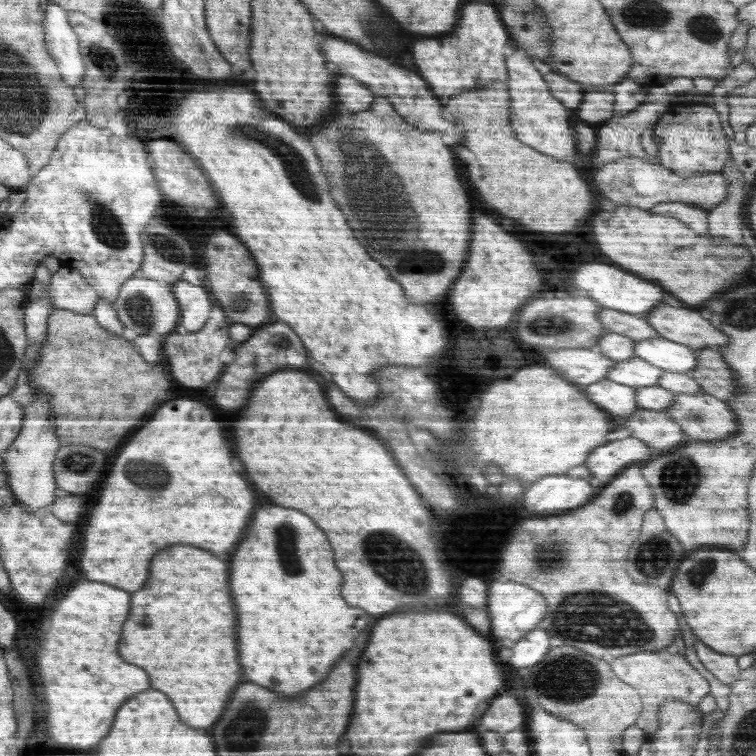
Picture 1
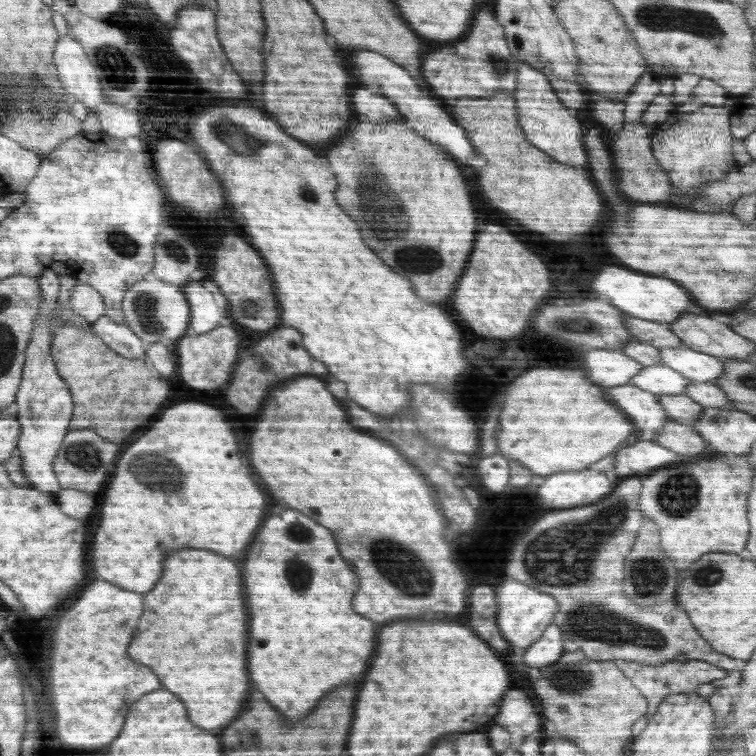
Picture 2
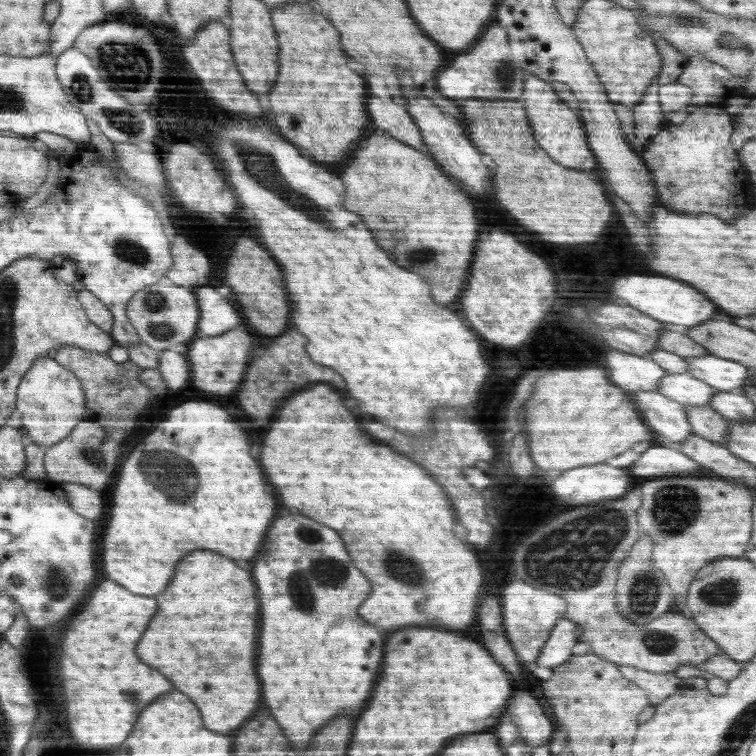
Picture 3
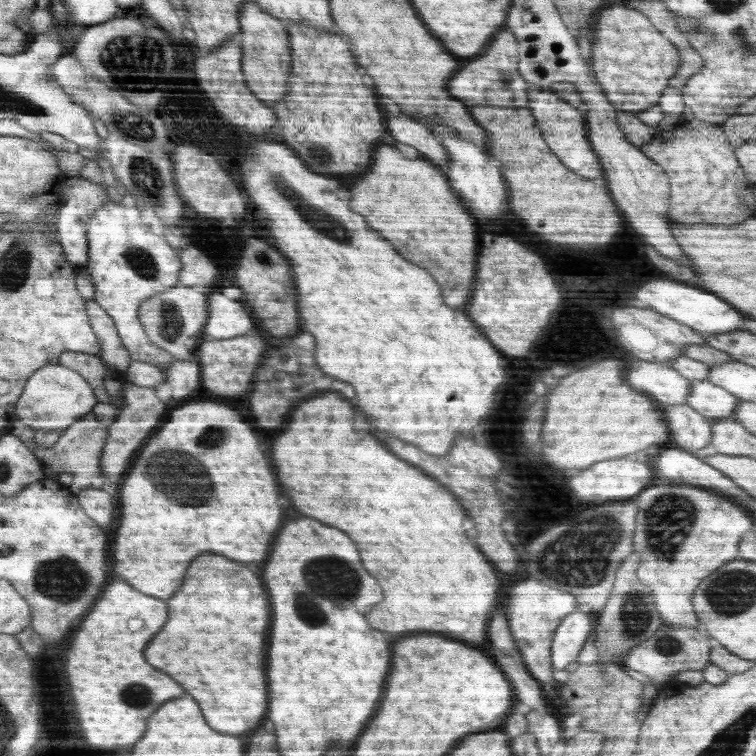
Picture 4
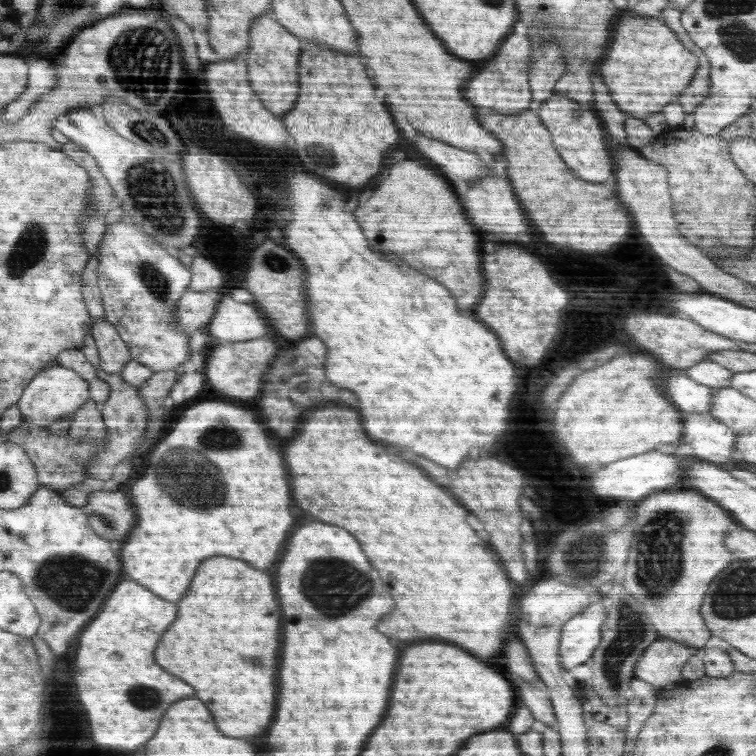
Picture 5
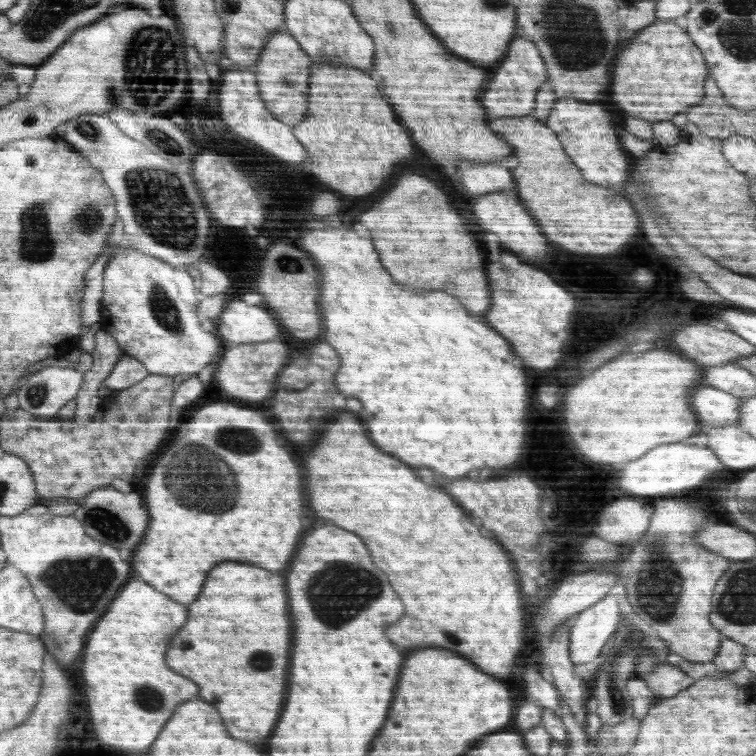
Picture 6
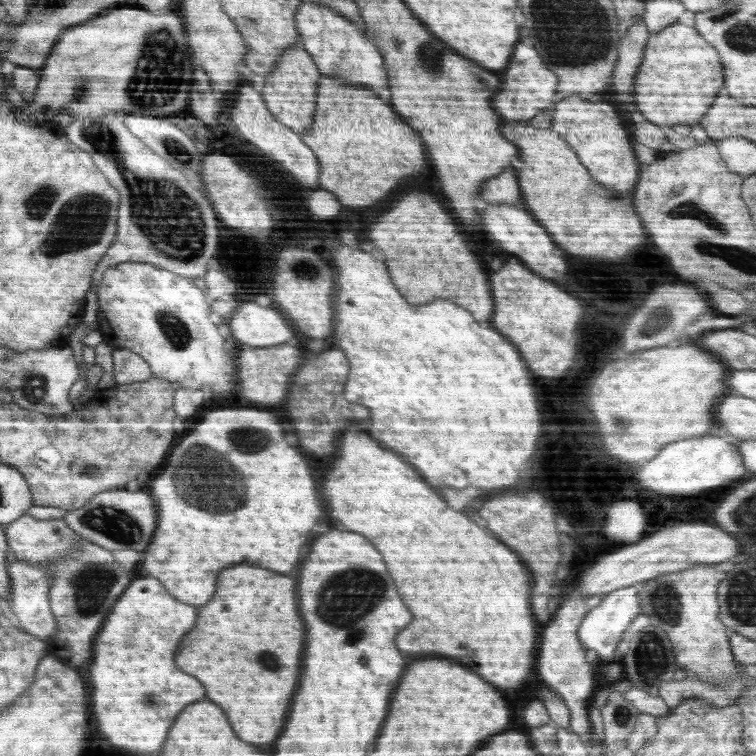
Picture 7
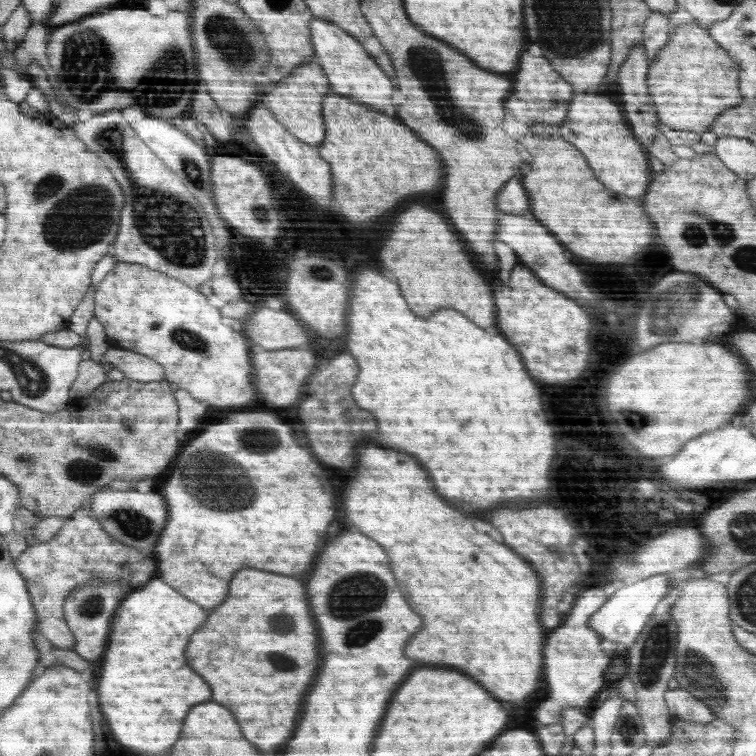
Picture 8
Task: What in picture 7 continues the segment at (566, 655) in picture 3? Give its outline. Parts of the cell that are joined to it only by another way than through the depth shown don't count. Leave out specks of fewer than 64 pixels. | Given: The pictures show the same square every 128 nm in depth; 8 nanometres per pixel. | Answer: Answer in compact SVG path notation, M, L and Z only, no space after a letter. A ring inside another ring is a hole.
M638 583L630 585L608 594L594 610L586 613L584 620L578 628L578 641L586 650L594 650L598 661L610 661L614 657L616 645L622 639L623 633L626 633L630 623L638 614L640 614L640 604L638 604Z

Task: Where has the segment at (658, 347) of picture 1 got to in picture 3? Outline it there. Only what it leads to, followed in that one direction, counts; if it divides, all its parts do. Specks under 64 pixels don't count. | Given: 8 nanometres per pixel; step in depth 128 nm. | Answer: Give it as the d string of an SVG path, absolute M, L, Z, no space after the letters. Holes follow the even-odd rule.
M714 355L684 358L687 372L716 390L742 392L752 369L746 365Z

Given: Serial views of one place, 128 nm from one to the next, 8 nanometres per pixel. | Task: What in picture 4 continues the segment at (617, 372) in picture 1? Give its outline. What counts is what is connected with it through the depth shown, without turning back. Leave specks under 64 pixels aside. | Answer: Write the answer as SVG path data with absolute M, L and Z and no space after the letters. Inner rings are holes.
M708 380L691 381L690 394L685 403L710 419L733 418L733 410L740 398Z

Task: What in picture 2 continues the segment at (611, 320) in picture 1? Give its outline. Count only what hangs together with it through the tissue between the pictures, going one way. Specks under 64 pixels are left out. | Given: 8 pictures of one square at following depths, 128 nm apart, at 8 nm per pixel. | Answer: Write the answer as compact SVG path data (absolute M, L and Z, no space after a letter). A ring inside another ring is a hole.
M628 315L623 323L634 339L658 349L684 347L681 340L670 330L669 323L647 321L632 315Z

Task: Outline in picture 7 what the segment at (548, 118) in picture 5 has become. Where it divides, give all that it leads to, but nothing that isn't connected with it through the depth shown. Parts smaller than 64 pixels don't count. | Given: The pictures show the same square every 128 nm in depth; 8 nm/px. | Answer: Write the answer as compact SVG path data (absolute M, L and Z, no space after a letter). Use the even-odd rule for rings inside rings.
M574 95L574 98L556 102L556 110L552 112L554 112L552 130L564 136L564 140L572 146L580 162L590 170L594 180L598 180L598 183L613 189L614 192L621 193L636 188L637 180L640 178L638 162L632 152L630 136L624 130L622 120L618 118L612 103L608 104L604 98L582 100Z

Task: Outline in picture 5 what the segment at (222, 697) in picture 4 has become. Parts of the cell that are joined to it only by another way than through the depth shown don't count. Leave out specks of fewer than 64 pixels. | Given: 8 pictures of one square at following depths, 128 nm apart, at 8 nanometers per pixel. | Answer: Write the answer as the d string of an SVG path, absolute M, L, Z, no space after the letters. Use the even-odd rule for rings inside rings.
M210 558L210 562L198 570L198 578L194 578L190 594L178 602L178 619L163 634L154 658L159 666L170 670L171 674L178 674L178 678L186 678L186 682L198 690L196 698L202 698L202 702L214 710L214 722L218 722L218 730L222 730L222 734L230 734L234 738L256 736L270 726L276 708L274 690L278 690L276 672L280 630L282 614L272 578L236 558Z

